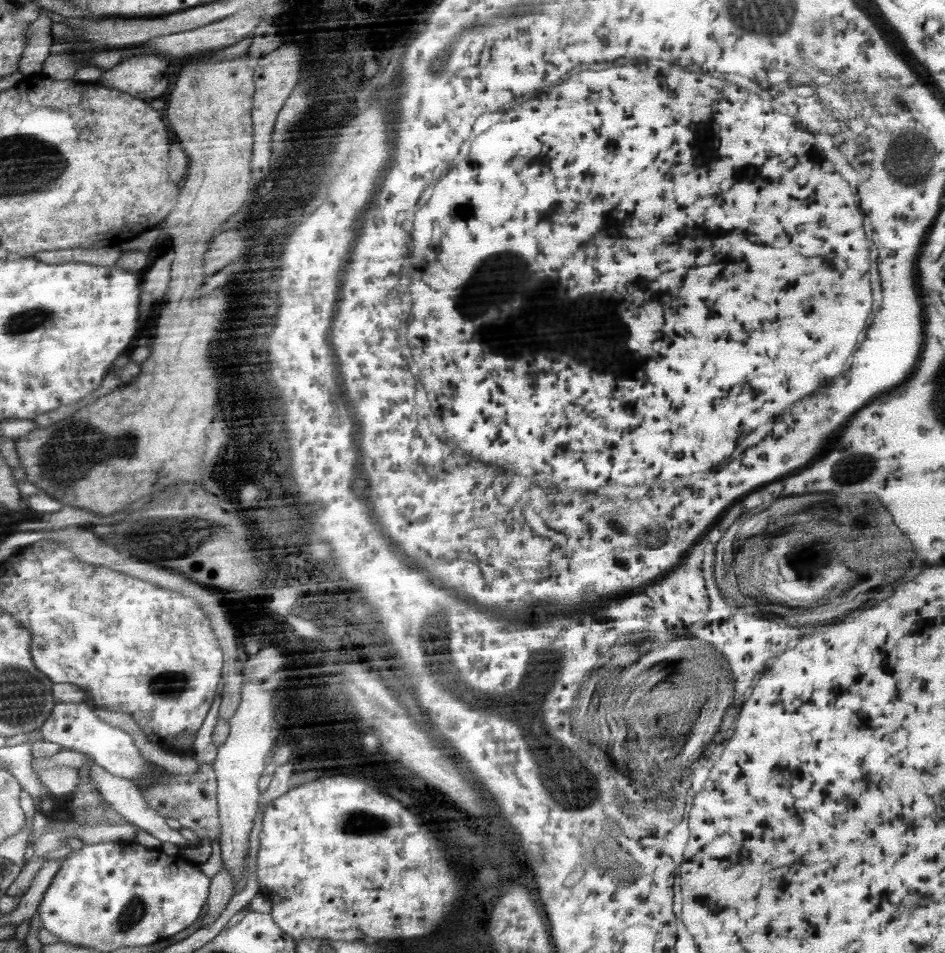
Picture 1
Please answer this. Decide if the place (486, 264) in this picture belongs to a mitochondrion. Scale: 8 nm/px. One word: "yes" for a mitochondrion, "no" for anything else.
yes

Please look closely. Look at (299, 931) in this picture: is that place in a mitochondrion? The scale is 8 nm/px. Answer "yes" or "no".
no

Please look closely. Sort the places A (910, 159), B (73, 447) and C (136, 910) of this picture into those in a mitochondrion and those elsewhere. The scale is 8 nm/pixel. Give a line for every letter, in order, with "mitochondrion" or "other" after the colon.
A: mitochondrion
B: mitochondrion
C: mitochondrion

